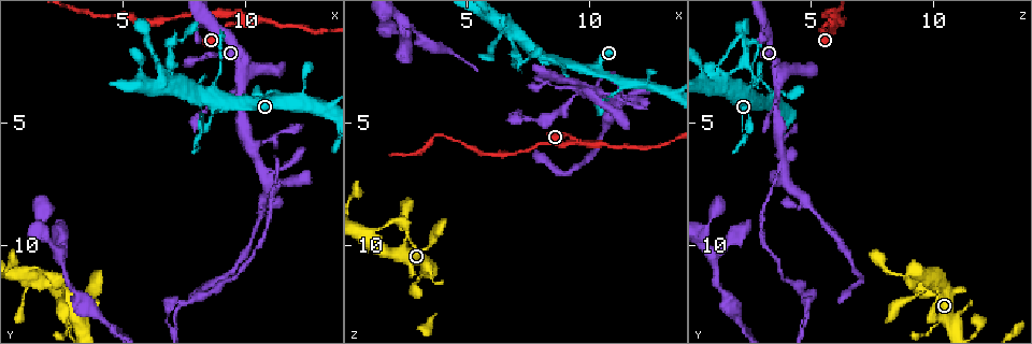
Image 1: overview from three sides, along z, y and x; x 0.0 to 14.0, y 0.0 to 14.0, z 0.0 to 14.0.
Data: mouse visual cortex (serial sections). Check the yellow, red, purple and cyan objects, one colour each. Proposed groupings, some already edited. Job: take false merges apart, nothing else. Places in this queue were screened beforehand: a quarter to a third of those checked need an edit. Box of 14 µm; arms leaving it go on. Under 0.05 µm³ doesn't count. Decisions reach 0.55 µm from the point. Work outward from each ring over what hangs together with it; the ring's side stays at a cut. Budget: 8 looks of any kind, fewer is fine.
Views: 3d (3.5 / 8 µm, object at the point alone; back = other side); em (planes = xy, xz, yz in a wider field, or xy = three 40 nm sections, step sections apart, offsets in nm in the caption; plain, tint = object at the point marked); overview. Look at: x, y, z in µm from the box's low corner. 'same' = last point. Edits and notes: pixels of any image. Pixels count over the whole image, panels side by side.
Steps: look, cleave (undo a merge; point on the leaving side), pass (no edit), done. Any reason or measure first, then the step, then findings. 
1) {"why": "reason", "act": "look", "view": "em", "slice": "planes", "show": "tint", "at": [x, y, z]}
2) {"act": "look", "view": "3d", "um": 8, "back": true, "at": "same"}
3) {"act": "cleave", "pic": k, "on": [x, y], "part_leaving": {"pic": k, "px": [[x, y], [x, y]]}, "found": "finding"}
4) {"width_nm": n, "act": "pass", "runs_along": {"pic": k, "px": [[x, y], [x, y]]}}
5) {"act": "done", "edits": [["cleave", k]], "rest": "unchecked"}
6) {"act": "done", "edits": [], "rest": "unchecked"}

{"why": "three arms meet", "act": "look", "view": "3d", "um": 3.5, "at": [9.7, 1.0, 5.8]}

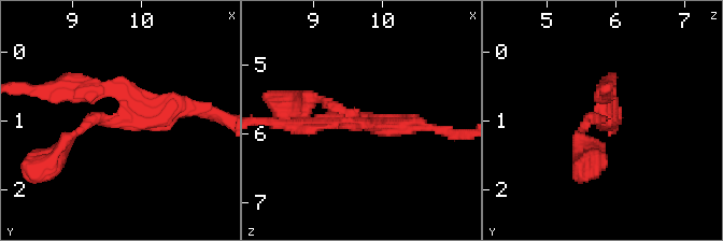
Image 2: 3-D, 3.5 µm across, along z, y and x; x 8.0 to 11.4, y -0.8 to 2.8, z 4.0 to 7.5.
{"arm_widths_nm": [150, 250, 300], "act": "pass", "found": "all the same cell"}

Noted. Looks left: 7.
{"why": "small branch off a trunk", "act": "look", "view": "3d", "um": 3.5, "at": [1.2, 11.0, 9.5]}

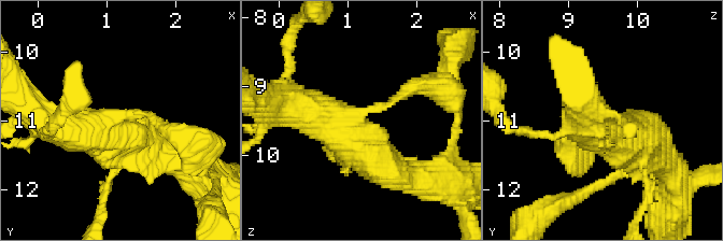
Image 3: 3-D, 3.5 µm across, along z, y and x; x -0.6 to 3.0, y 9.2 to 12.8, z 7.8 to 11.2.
{"arms": 4, "arm_widths_nm": [100, 150, 450, 500], "why": "now the EM", "act": "look", "view": "em", "slice": "xy", "step": 3, "show": "tint", "at": [1.15, 11.00, 9.45]}

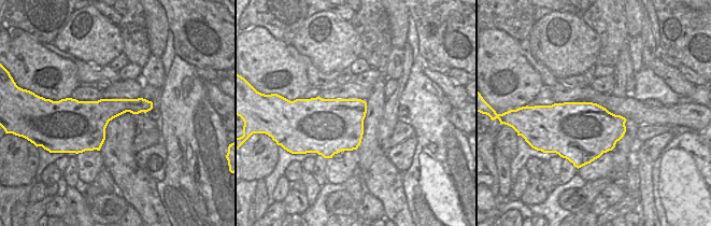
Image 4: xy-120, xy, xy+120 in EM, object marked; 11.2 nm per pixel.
{"act": "look", "view": "em", "slice": "xy", "step": 5, "show": "tint", "at": "same"}

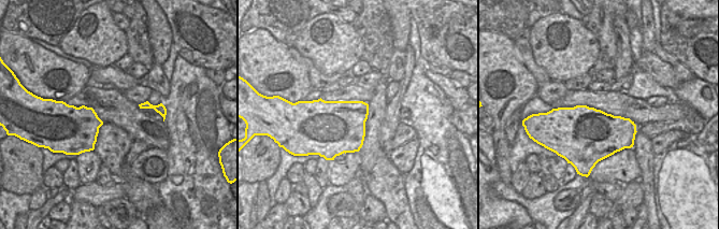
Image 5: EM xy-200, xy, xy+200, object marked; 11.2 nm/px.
{"act": "pass", "runs_along": {"pic": 3, "px": [[399, 175], [283, 93]]}, "found": "all the same cell"}

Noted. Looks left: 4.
{"why": "side arm on a straight run", "act": "look", "view": "3d", "um": 3.5, "at": [9.9, 4.2, 2.9]}

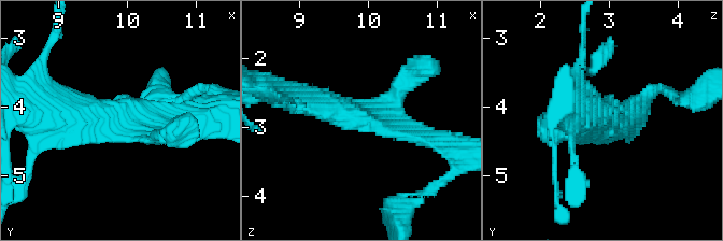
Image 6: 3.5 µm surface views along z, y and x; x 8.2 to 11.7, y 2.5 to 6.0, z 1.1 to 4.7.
{"arms": 3, "arm_widths_nm": [200, 250, 400], "act": "look", "view": "em", "slice": "planes", "show": "tint", "at": [10.00, 4.20, 2.95]}

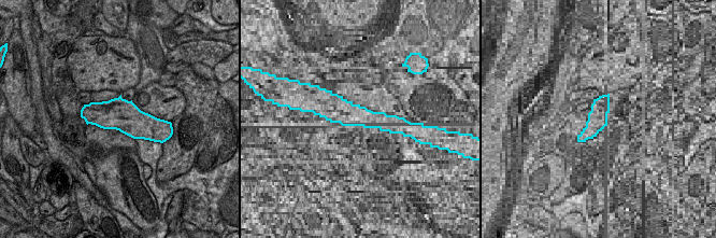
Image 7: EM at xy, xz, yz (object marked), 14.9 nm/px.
{"act": "pass", "runs_along": {"pic": 6, "px": [[411, 76], [379, 121], [299, 98]]}, "found": "continuous, no second cell"}

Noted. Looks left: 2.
{"act": "done", "edits": [], "rest": "unchecked"}

